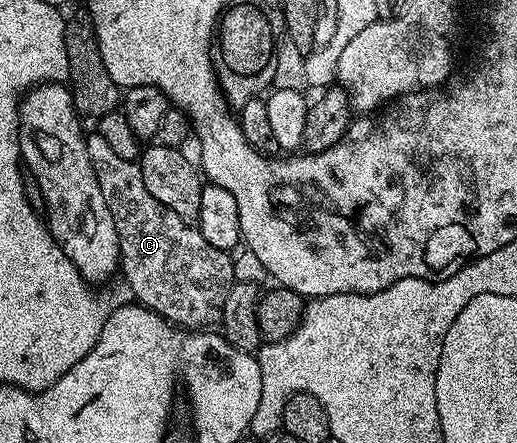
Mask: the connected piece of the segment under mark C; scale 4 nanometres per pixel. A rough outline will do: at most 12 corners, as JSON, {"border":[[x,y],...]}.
{"border":[[86,136],[131,297],[221,325],[231,253],[156,202],[141,163]]}

